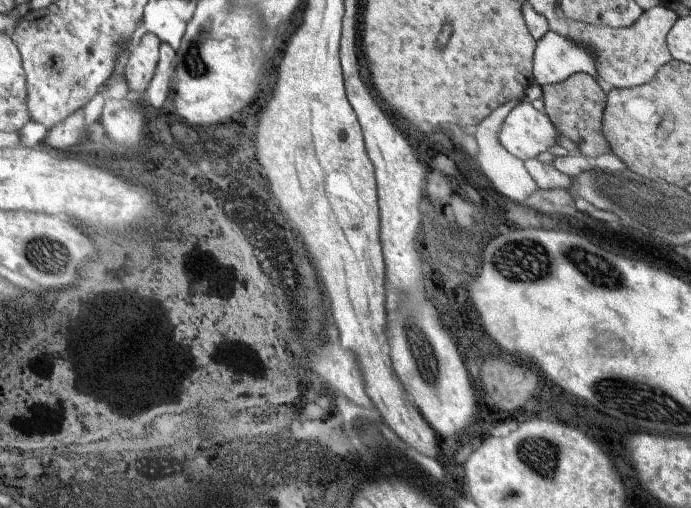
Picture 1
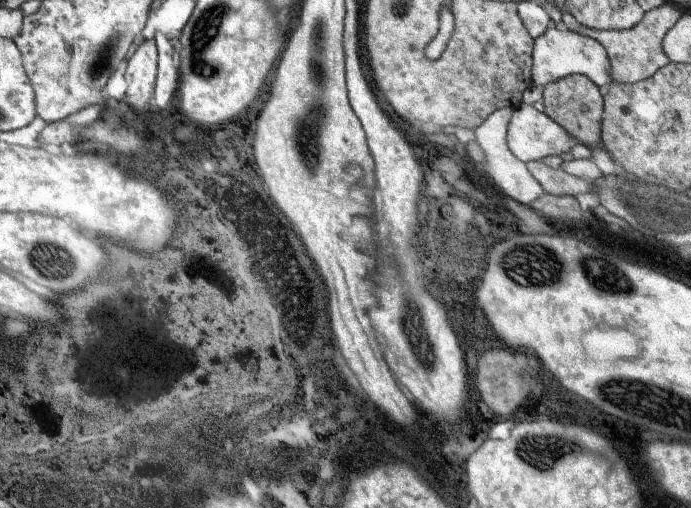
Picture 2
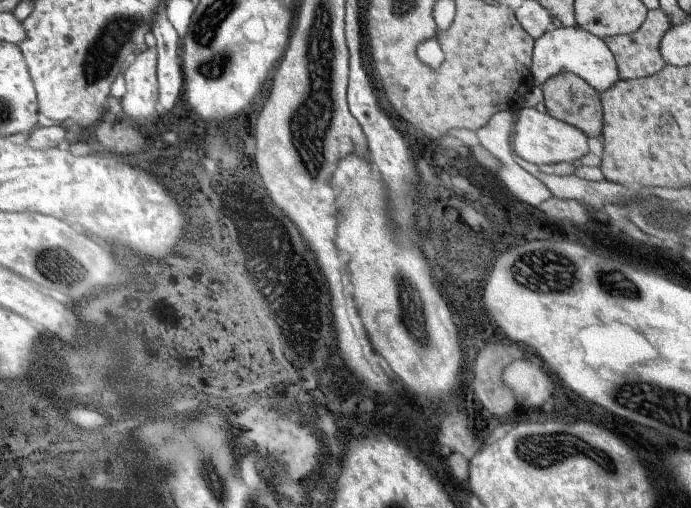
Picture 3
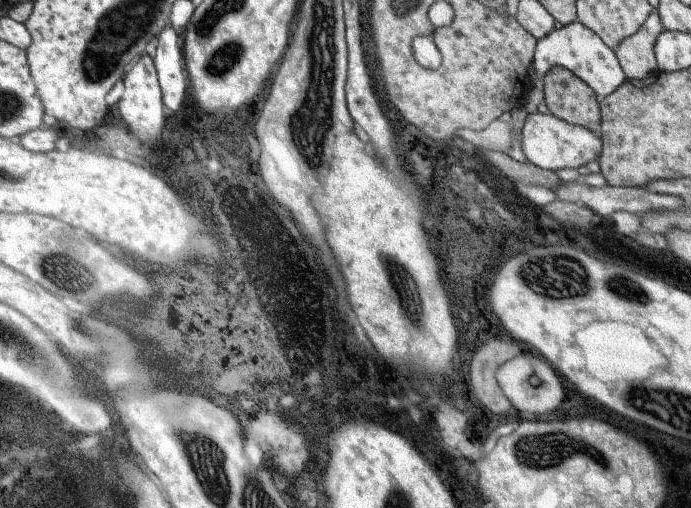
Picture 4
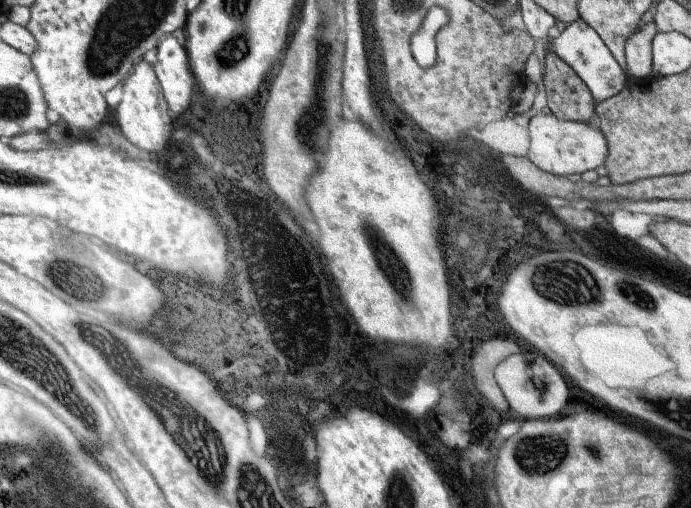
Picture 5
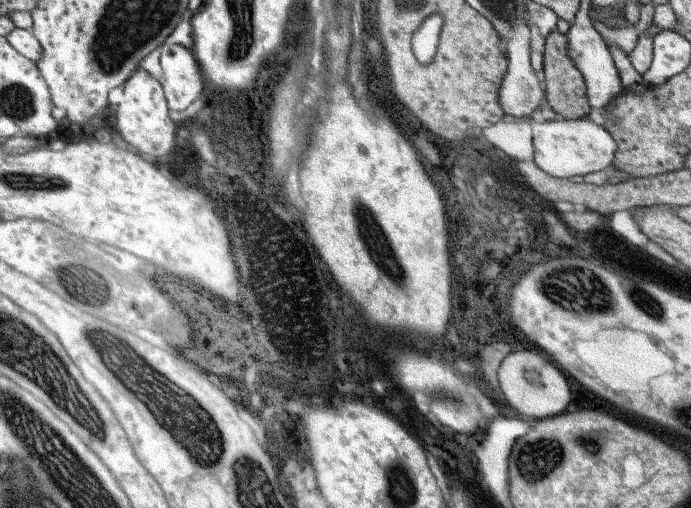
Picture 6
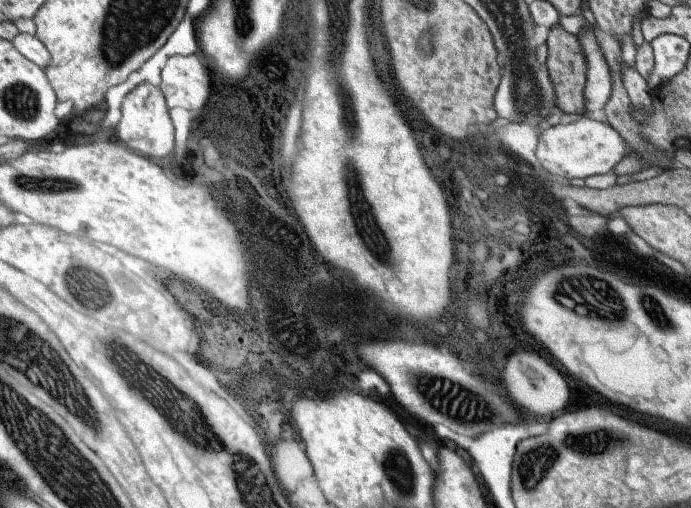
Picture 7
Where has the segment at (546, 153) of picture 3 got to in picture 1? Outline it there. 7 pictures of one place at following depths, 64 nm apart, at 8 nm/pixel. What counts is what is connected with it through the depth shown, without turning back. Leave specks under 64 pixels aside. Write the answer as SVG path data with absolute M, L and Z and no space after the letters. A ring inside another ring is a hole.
M523 100L505 120L501 130L501 142L517 158L531 160L557 145L557 135L562 136L559 133L547 113L539 112L530 101Z

